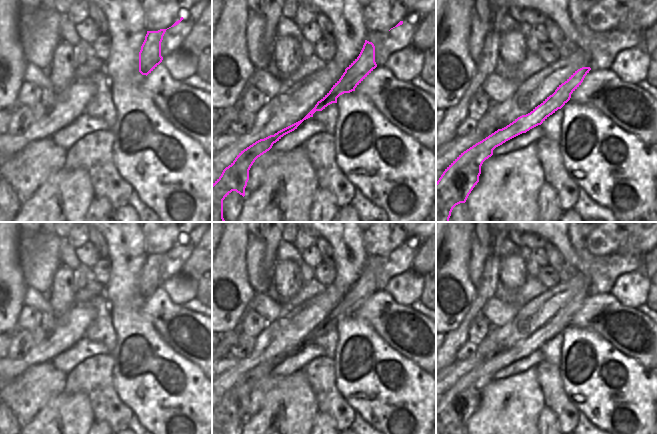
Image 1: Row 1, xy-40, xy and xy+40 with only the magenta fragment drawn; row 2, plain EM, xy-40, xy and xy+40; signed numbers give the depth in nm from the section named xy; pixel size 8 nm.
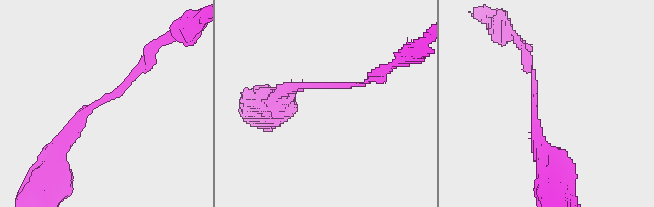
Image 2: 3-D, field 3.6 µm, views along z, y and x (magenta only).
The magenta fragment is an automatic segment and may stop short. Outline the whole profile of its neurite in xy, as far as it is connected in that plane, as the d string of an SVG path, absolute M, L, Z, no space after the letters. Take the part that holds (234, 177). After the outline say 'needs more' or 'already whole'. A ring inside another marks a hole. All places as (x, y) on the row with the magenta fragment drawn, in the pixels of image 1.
M365 40L359 56L345 69L341 78L331 90L317 102L315 107L300 121L260 139L241 151L235 160L226 167L221 176L212 184L212 222L225 222L223 218L223 200L236 191L243 197L249 180L249 170L255 160L269 151L273 144L284 135L294 131L306 119L313 117L316 111L322 111L328 105L337 103L337 98L355 91L355 88L377 67L375 62L375 46Z; already whole

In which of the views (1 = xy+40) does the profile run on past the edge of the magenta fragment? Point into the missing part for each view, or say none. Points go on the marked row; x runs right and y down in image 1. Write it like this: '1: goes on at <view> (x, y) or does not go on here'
1: does not go on here

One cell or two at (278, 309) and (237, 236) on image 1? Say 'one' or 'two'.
two

